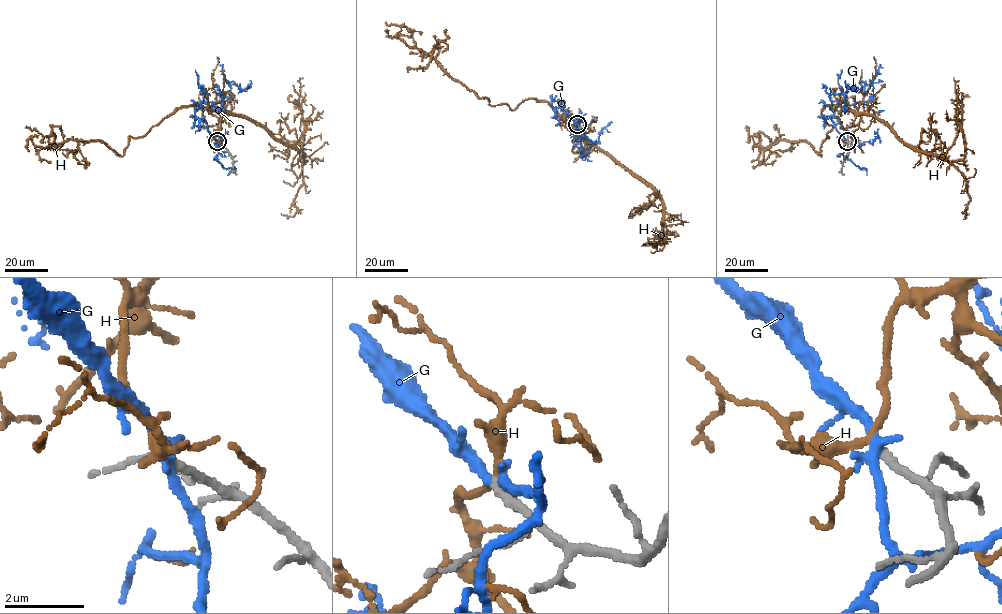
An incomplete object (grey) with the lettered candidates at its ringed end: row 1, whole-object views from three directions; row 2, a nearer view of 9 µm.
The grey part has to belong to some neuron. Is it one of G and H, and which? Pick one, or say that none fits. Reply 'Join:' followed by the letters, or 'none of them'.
Join: none of them

